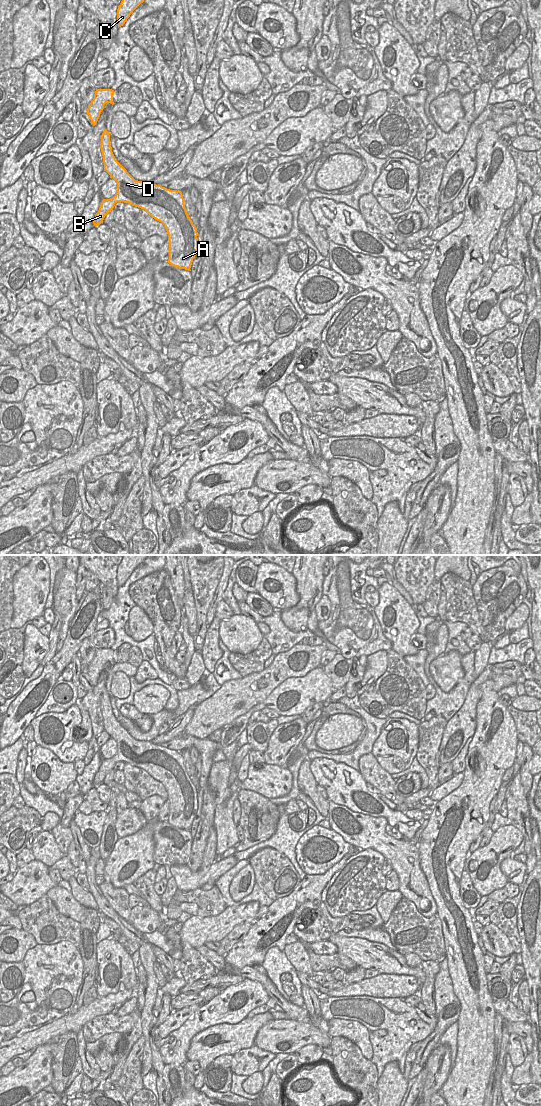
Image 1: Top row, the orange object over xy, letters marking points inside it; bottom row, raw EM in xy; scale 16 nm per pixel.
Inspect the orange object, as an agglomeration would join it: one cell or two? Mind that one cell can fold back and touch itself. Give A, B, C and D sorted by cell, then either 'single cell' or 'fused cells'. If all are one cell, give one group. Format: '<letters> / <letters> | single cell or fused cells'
A B C D | single cell

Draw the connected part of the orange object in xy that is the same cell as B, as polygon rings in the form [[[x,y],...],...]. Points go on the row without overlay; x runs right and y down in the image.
[[[106,689],[100,702],[104,731],[117,742],[117,753],[110,759],[102,760],[93,780],[94,786],[103,783],[105,776],[117,762],[141,768],[161,782],[167,791],[167,822],[179,829],[190,830],[198,810],[198,792],[186,771],[182,752],[167,749],[151,741],[135,740],[115,718],[110,693]]]

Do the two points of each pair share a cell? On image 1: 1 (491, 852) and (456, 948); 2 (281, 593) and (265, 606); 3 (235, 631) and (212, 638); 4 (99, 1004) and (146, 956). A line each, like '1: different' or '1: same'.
1: different
2: different
3: different
4: different

